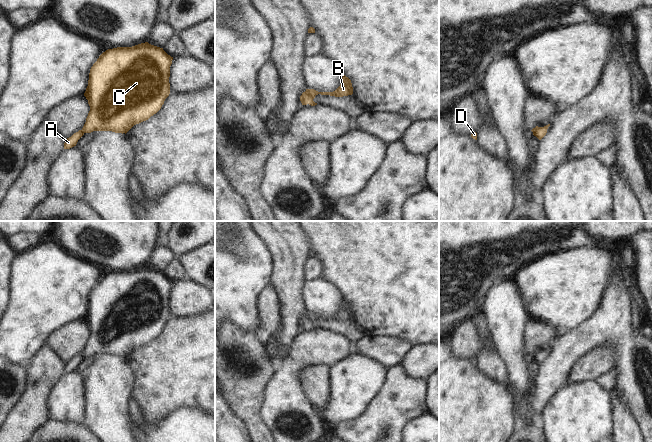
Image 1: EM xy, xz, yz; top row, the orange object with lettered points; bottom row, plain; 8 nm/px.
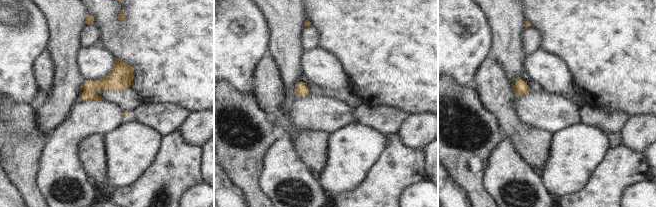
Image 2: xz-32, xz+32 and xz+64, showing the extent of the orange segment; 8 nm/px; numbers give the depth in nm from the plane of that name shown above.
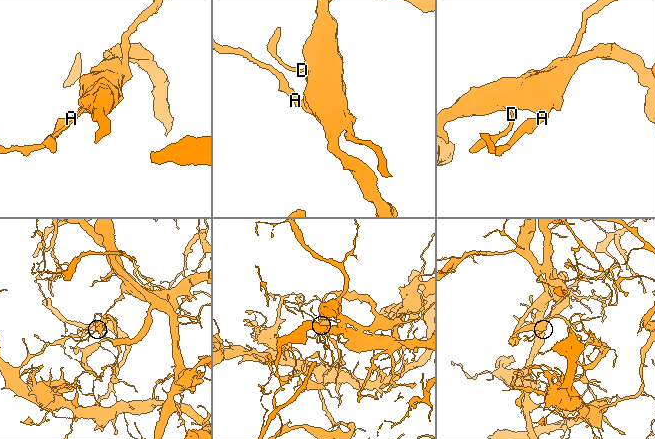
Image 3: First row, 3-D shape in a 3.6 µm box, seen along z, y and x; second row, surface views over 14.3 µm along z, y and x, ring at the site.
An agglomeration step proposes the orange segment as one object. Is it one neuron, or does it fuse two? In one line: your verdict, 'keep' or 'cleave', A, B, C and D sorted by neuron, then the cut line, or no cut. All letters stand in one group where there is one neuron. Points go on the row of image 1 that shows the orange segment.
cleave; groups A / B C D; cut xz (305, 91), (312, 101)

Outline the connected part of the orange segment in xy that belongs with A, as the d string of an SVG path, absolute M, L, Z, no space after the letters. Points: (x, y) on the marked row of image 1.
M82 130L74 133L71 137L65 139L64 149L70 149L76 146L78 140L84 135Z

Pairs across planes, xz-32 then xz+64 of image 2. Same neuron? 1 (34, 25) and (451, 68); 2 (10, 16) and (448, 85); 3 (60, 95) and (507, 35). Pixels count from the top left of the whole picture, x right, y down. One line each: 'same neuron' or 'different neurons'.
1: same neuron
2: different neurons
3: same neuron

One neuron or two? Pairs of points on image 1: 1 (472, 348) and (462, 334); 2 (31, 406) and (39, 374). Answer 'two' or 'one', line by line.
1: one
2: one

